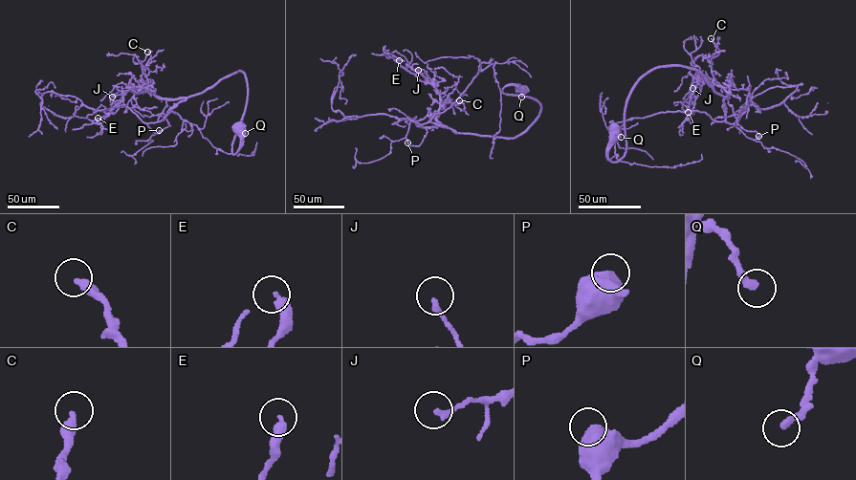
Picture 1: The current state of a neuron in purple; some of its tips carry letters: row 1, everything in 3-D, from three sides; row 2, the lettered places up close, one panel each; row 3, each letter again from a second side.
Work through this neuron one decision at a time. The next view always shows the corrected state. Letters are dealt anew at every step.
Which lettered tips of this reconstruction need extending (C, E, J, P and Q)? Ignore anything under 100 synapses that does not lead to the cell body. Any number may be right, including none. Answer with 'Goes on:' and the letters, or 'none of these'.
Goes on: none of these

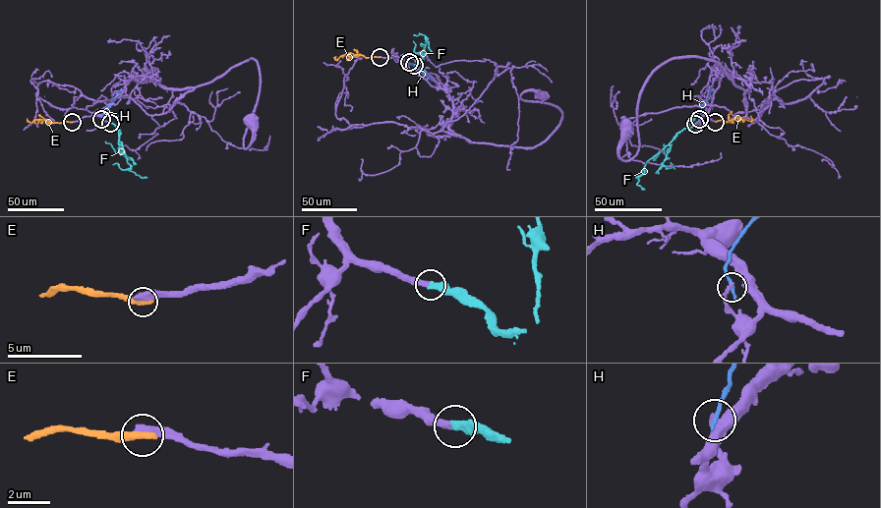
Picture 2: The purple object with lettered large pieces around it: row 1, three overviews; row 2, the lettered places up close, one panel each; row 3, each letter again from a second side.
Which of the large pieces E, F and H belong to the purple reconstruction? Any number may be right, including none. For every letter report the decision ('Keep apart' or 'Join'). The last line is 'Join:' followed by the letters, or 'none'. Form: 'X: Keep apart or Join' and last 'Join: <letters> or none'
E: Keep apart
F: Join
H: Keep apart
Join: F

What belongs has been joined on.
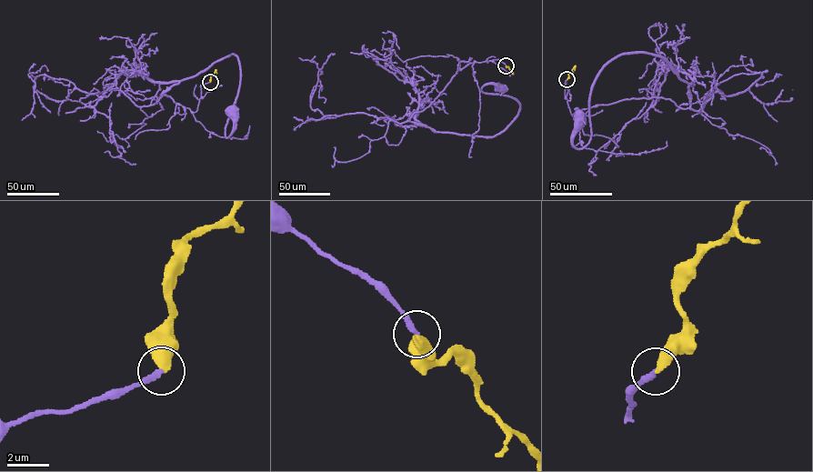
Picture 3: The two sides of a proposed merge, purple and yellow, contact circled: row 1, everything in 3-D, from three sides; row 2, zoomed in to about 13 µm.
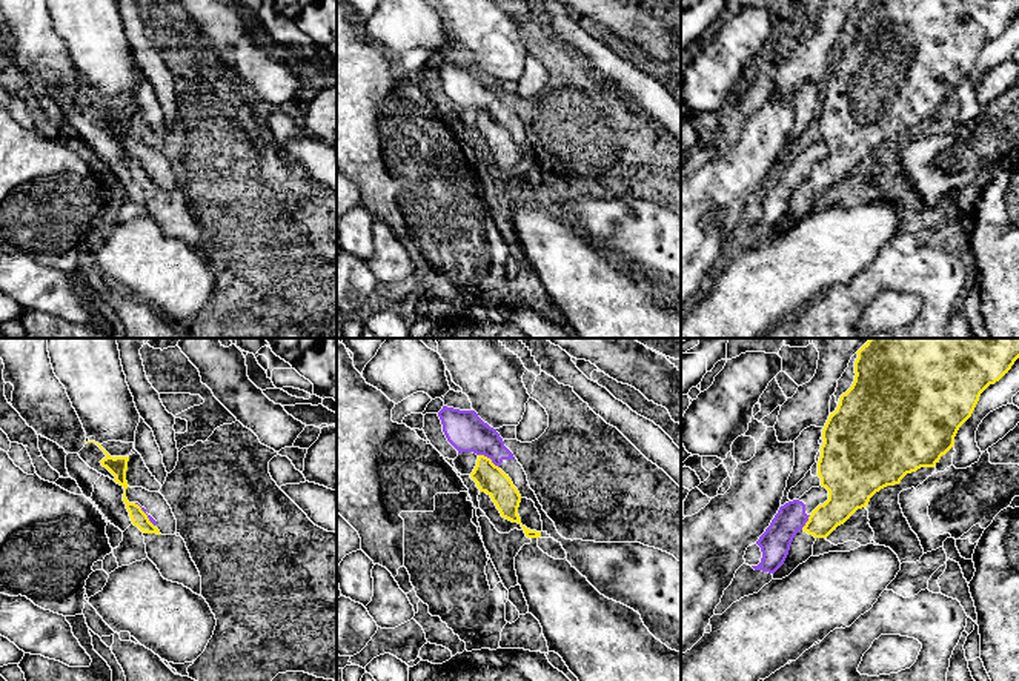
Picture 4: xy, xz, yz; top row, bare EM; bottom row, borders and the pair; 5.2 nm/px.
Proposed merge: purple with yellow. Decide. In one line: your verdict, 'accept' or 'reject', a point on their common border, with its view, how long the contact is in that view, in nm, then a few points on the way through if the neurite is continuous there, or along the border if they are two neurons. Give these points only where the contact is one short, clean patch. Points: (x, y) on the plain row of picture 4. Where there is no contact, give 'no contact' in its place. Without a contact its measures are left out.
reject; contact xz (489, 112); length 130 nm; border xz (478, 109), (483, 109), (498, 123)

